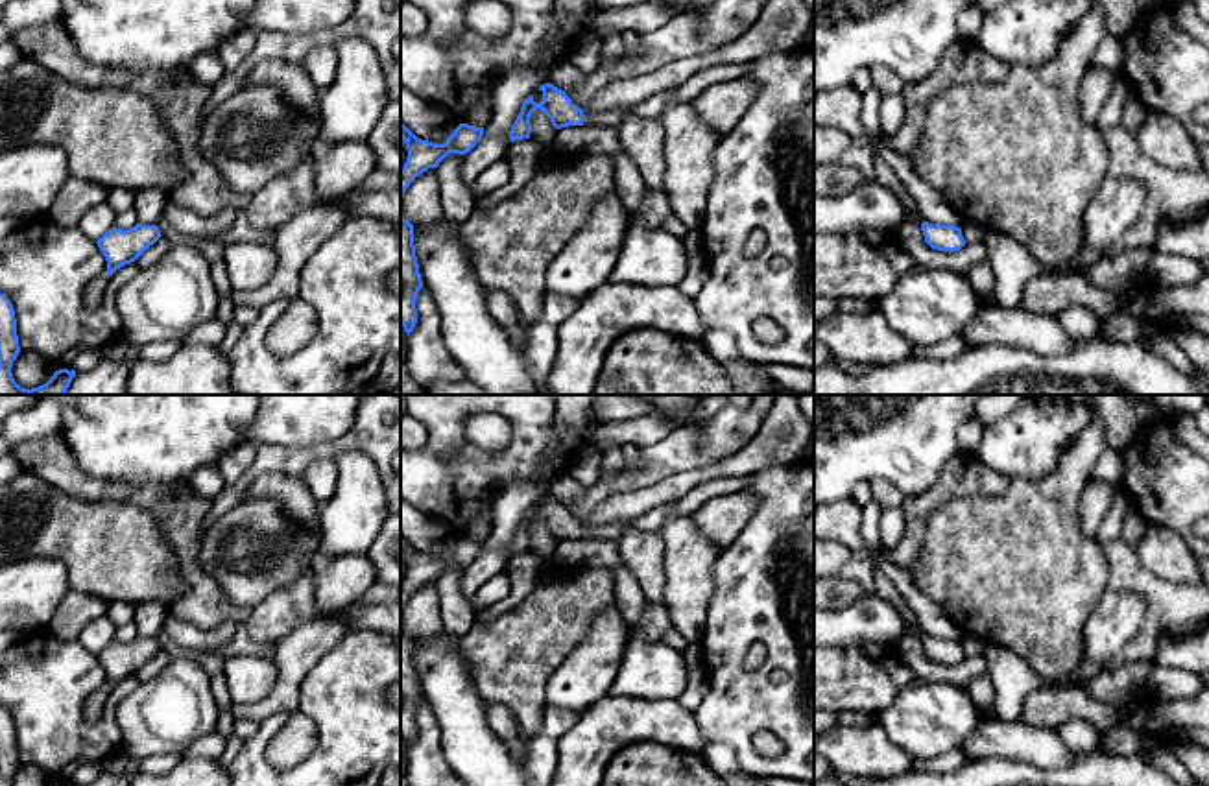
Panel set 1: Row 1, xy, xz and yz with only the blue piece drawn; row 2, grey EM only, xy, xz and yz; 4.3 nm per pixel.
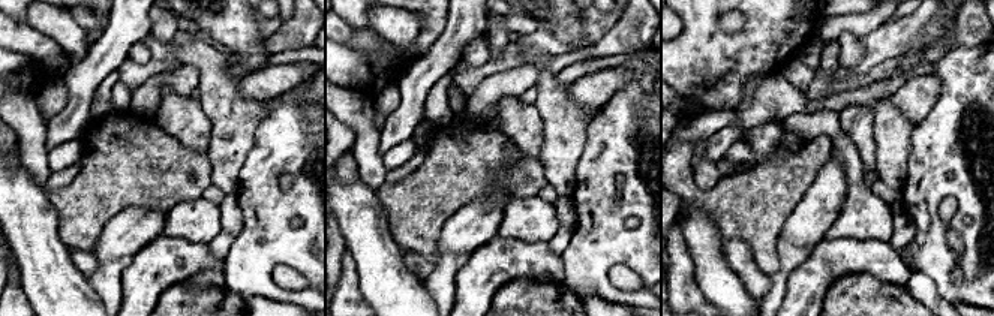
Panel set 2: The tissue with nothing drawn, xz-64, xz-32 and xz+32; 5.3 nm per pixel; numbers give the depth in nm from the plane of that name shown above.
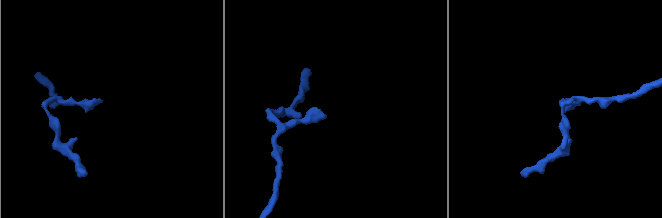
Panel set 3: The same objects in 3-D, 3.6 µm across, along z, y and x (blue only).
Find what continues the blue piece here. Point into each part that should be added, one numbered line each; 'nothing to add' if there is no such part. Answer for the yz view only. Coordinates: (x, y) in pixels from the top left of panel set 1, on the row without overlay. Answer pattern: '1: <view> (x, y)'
nothing to add

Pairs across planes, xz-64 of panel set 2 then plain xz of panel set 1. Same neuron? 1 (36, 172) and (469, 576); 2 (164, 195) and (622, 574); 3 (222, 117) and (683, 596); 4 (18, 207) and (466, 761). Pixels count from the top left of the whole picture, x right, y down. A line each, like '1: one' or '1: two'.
1: two
2: two
3: one
4: one

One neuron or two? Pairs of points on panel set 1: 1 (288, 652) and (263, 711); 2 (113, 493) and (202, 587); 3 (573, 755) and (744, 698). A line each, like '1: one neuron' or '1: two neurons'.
1: one neuron
2: one neuron
3: two neurons

